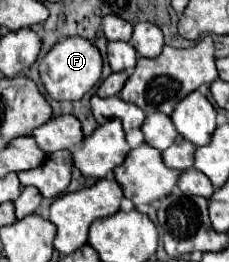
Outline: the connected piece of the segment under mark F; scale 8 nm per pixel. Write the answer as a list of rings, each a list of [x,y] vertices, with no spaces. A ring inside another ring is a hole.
[[[65,37],[65,39],[57,41],[51,47],[51,51],[41,59],[39,75],[41,75],[41,83],[47,91],[47,95],[51,99],[77,101],[99,81],[101,67],[103,67],[101,53],[91,41],[87,41],[83,37]]]

